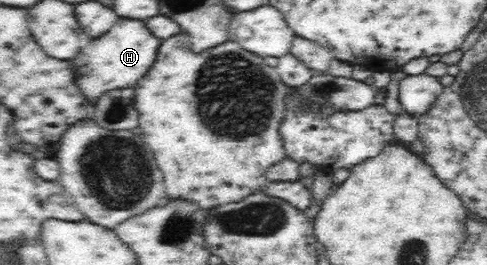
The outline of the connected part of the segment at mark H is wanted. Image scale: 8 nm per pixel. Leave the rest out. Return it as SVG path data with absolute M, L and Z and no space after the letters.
M119 19L111 31L93 39L87 47L79 52L79 57L71 61L76 86L79 86L81 93L91 102L93 107L109 91L134 89L139 79L153 65L159 43L161 41L157 41L157 37L153 37L149 33L143 22Z

